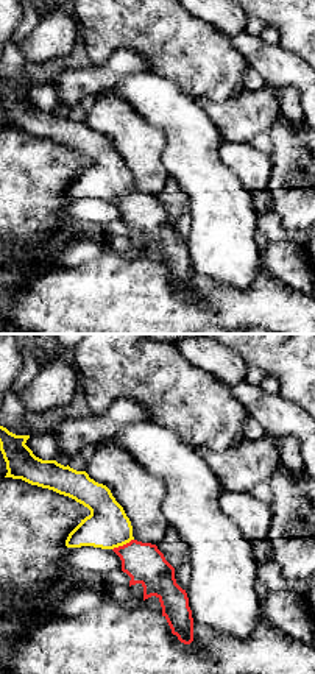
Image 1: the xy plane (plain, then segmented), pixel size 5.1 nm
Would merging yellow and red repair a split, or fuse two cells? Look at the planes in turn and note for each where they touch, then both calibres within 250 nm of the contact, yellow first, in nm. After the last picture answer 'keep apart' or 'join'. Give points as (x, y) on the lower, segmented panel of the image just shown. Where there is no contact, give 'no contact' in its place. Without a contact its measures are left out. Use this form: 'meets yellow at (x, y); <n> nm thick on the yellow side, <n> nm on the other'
meets yellow at (122, 545); 220 nm thick on the yellow side, 200 nm on the other

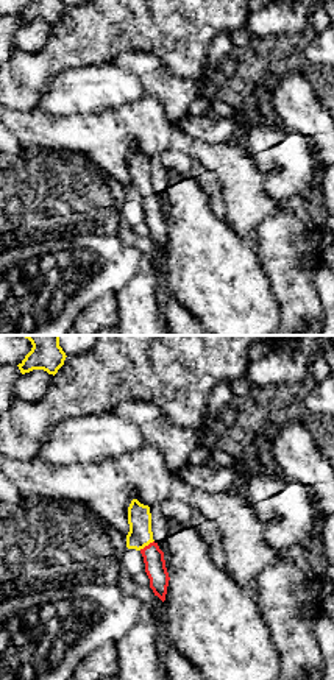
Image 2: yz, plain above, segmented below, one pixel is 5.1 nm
meets yellow at (145, 545); 130 nm thick on the yellow side, 110 nm on the other

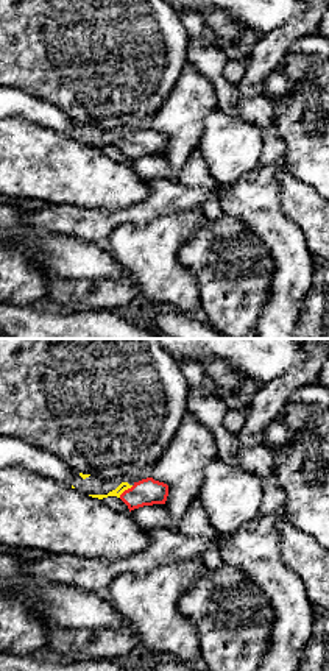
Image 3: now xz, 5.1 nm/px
meets yellow at (125, 489); 50 nm thick on the yellow side, 140 nm on the other

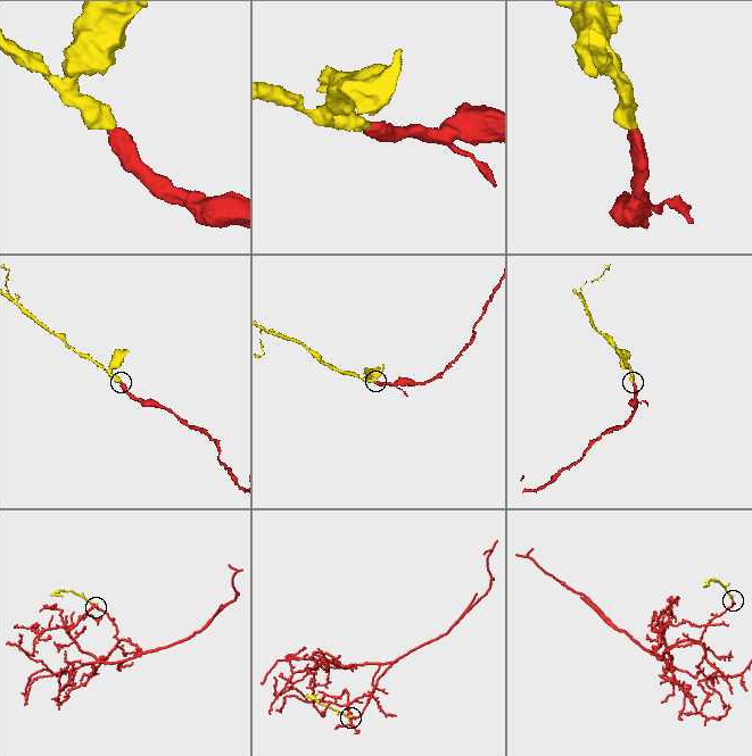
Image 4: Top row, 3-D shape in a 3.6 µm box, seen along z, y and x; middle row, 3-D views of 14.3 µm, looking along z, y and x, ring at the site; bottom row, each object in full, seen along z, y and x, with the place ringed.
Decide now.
join

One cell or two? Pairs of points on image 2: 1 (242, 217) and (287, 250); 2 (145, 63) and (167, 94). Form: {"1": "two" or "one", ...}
{"1": "two", "2": "one"}

